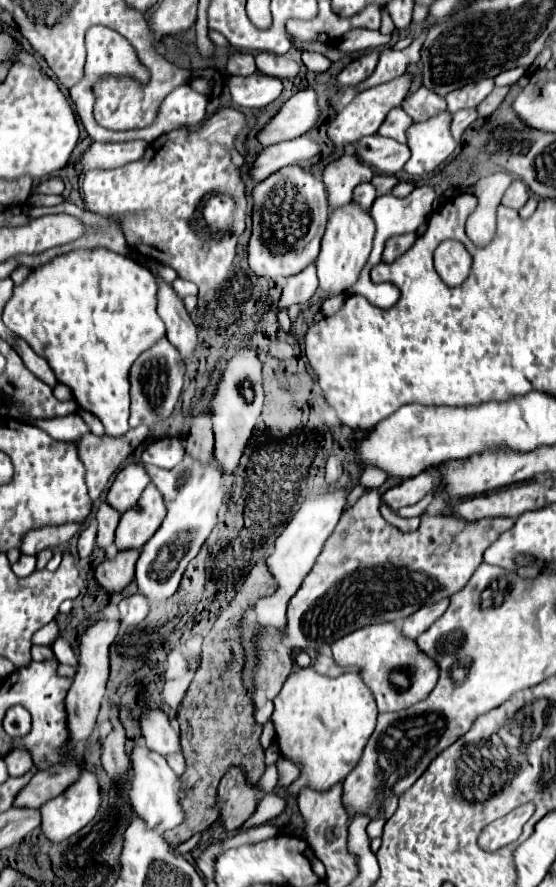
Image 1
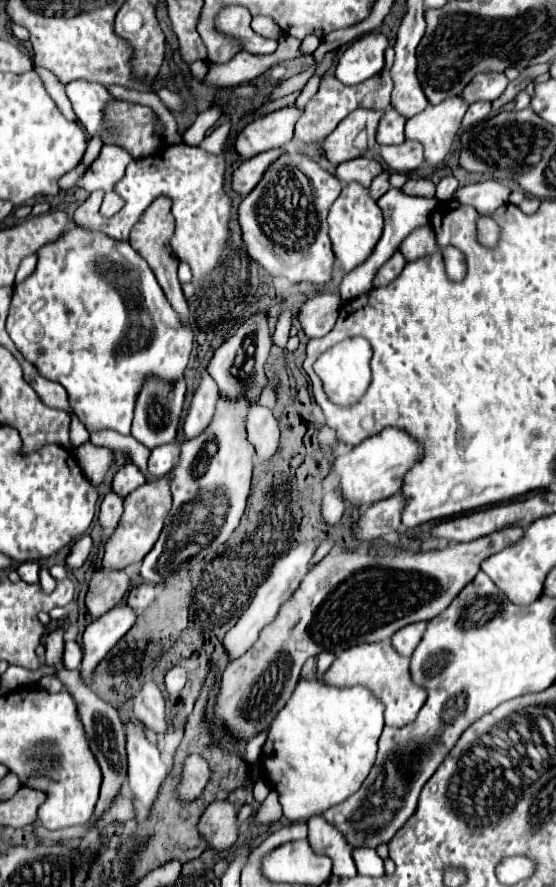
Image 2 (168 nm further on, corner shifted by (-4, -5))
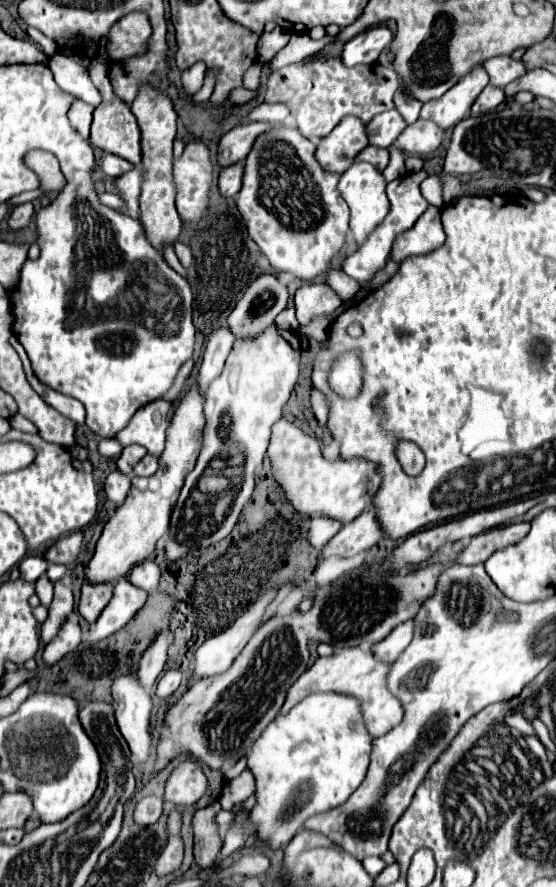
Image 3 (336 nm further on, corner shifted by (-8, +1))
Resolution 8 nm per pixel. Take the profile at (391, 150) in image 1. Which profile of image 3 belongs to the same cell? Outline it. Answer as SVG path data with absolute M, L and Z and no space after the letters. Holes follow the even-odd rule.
M418 119L416 123L408 125L400 137L396 139L396 145L406 153L406 155L428 155L436 151L442 143L444 131L428 119Z

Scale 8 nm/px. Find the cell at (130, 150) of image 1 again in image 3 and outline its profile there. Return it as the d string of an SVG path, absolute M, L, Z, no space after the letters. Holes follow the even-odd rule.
M106 153L106 155L102 157L102 171L104 171L108 177L120 177L122 173L130 171L132 167L134 167L134 165L128 163L128 161L124 161L122 157L116 157L116 155L110 155L110 153Z

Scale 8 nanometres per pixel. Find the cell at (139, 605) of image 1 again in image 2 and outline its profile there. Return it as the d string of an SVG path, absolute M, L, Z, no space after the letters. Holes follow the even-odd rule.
M140 585L140 587L136 587L136 589L132 589L132 591L128 593L126 603L128 603L136 613L142 613L142 611L146 611L146 609L152 605L154 599L156 599L156 587L154 587L154 585Z

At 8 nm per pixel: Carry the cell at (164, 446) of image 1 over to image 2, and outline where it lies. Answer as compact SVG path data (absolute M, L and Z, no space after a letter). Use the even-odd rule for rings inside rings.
M166 443L166 445L160 445L156 449L152 449L150 453L150 461L148 461L148 469L152 471L152 475L156 477L164 477L176 463L180 455L180 445L178 443Z

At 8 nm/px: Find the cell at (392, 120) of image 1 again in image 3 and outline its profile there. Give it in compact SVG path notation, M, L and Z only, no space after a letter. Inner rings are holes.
M396 109L384 111L366 125L368 143L376 147L390 147L404 129L406 129L406 121L400 117L400 113L396 113Z

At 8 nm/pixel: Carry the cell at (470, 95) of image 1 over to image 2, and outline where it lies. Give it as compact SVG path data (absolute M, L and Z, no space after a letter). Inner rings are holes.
M504 73L476 75L476 79L472 79L472 83L468 83L468 87L462 91L462 99L468 105L476 101L494 101L500 93L504 93L506 85L508 79Z

